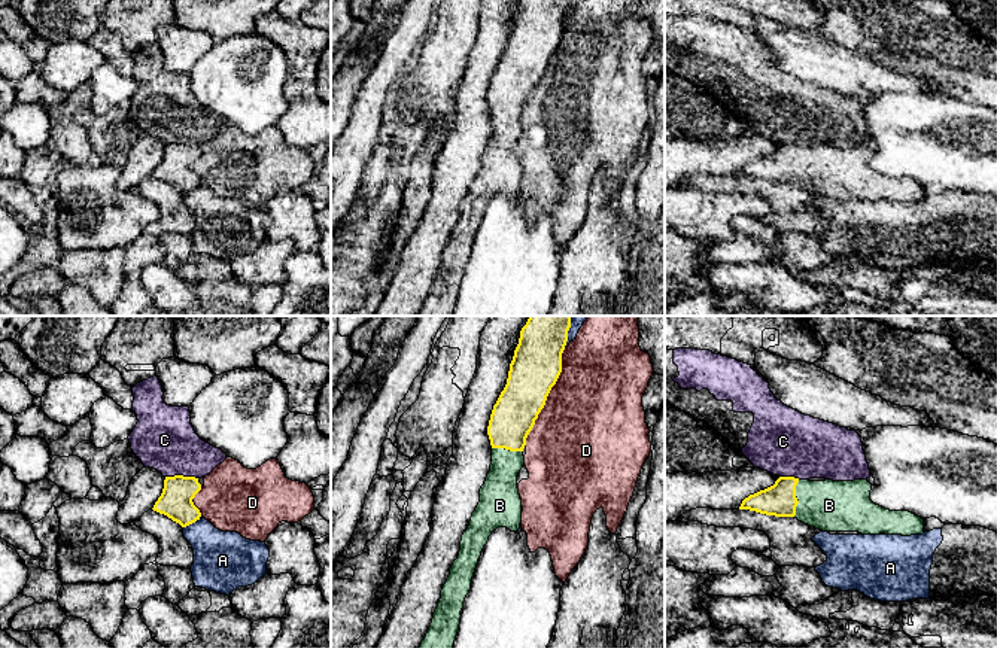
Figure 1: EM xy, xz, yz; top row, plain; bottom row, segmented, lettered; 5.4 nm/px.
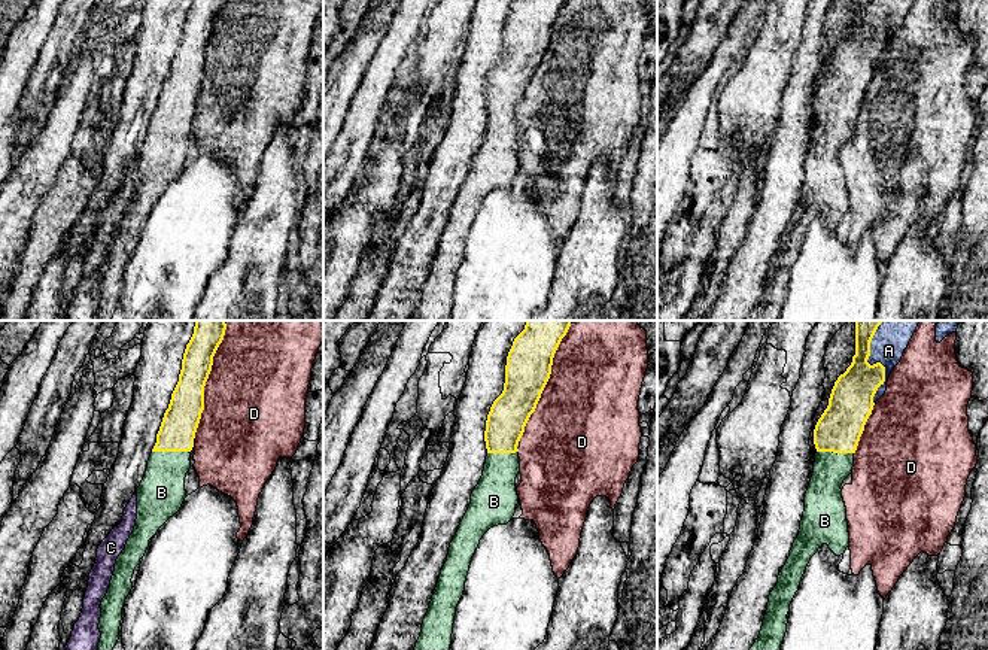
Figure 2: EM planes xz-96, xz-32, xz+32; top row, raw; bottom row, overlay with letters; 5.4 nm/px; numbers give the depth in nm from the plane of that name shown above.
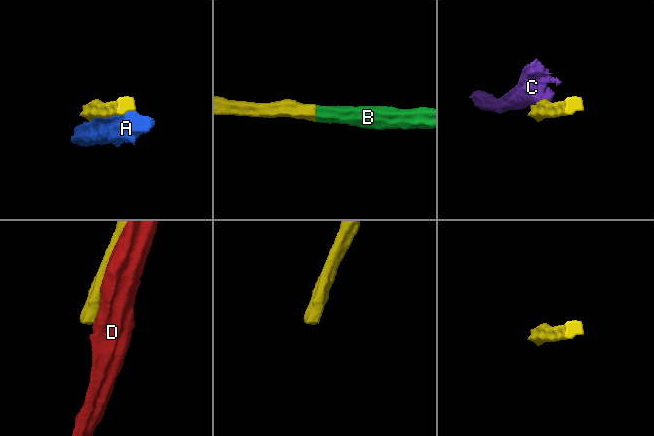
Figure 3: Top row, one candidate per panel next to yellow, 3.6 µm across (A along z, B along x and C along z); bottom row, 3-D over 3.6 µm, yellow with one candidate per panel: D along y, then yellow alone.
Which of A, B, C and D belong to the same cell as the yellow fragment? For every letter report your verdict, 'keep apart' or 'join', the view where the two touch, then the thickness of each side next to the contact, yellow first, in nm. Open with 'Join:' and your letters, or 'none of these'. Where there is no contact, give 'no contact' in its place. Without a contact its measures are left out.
Join: B
A: keep apart; contact in xy; calibres 180 and 300 nm
B: join; contact in yz; calibres 180 and 280 nm
C: keep apart; contact in xy; calibres 180 and 320 nm
D: keep apart; contact in xz; calibres 280 and 500 nm

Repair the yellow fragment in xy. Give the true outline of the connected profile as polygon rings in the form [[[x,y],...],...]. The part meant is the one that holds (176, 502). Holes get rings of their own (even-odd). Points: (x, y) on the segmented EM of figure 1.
[[[165,477],[162,493],[152,509],[186,527],[201,517],[192,502],[200,490],[201,484],[195,477]]]

